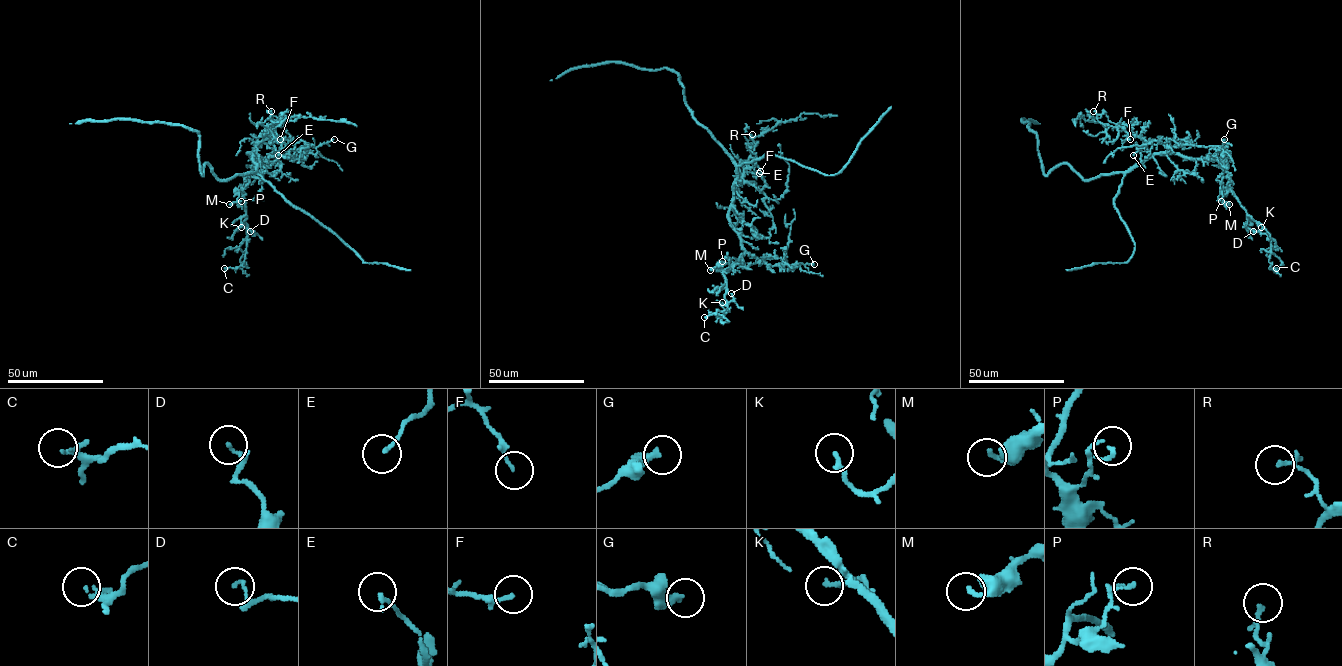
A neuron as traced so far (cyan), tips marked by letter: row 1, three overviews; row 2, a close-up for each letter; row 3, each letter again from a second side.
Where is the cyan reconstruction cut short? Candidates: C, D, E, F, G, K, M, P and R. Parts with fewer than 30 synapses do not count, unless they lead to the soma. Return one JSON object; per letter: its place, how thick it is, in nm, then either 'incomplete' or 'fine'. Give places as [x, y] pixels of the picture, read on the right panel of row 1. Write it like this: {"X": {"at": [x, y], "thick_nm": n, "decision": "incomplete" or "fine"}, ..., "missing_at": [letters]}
{"C": {"at": [1276, 268], "thick_nm": 150, "decision": "fine"}, "D": {"at": [1253, 231], "thick_nm": 130, "decision": "fine"}, "E": {"at": [1133, 155], "thick_nm": 160, "decision": "fine"}, "F": {"at": [1130, 139], "thick_nm": 130, "decision": "fine"}, "G": {"at": [1224, 139], "thick_nm": 340, "decision": "fine"}, "K": {"at": [1261, 227], "thick_nm": 200, "decision": "fine"}, "M": {"at": [1229, 204], "thick_nm": 160, "decision": "fine"}, "P": {"at": [1221, 201], "thick_nm": 140, "decision": "fine"}, "R": {"at": [1093, 111], "thick_nm": 170, "decision": "fine"}, "missing_at": []}

